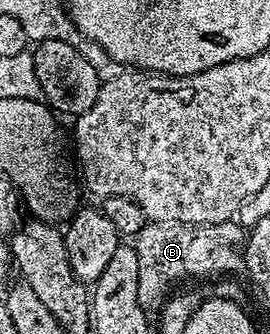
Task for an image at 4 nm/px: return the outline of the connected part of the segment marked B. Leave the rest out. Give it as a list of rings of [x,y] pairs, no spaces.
[[[231,220],[207,226],[185,226],[183,222],[147,221],[136,236],[138,251],[138,299],[140,308],[154,316],[189,278],[218,280],[244,262],[244,230]]]

